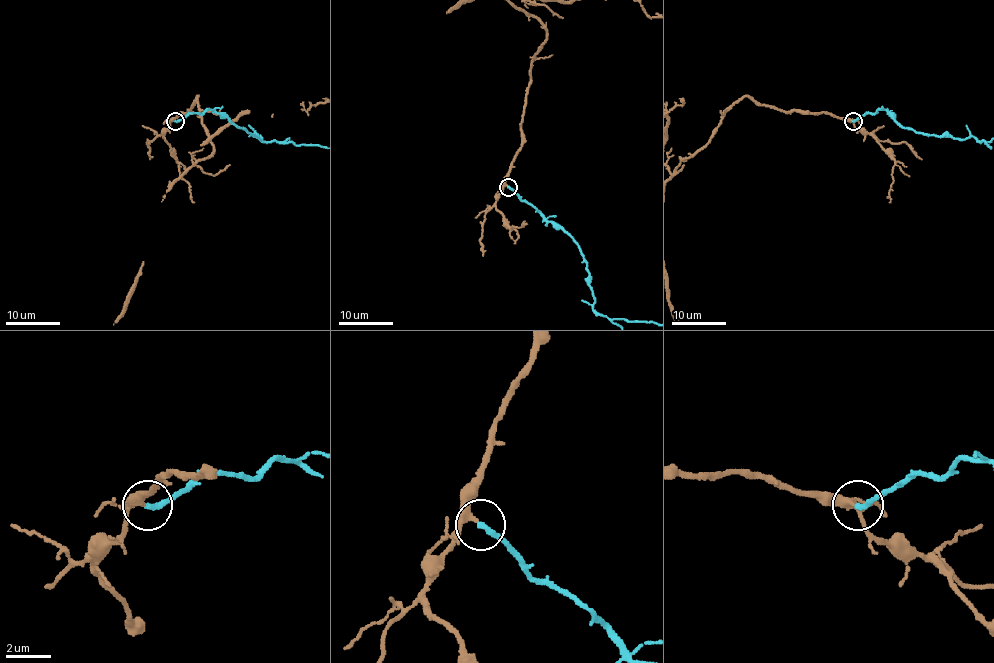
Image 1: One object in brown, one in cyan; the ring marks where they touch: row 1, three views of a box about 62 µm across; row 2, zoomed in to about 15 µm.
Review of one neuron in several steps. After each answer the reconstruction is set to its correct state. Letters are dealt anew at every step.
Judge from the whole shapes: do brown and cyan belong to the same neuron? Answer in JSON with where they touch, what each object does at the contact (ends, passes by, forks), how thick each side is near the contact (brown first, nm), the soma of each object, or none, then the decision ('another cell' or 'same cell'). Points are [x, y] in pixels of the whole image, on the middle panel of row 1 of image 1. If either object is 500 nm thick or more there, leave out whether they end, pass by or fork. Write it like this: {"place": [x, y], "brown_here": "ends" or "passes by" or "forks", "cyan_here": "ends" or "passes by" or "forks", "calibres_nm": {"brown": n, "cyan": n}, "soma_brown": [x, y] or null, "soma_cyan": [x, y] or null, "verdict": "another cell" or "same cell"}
{"place": [508, 187], "brown_here": "passes by", "cyan_here": "ends", "calibres_nm": {"brown": 280, "cyan": 280}, "soma_brown": null, "soma_cyan": null, "verdict": "same cell"}

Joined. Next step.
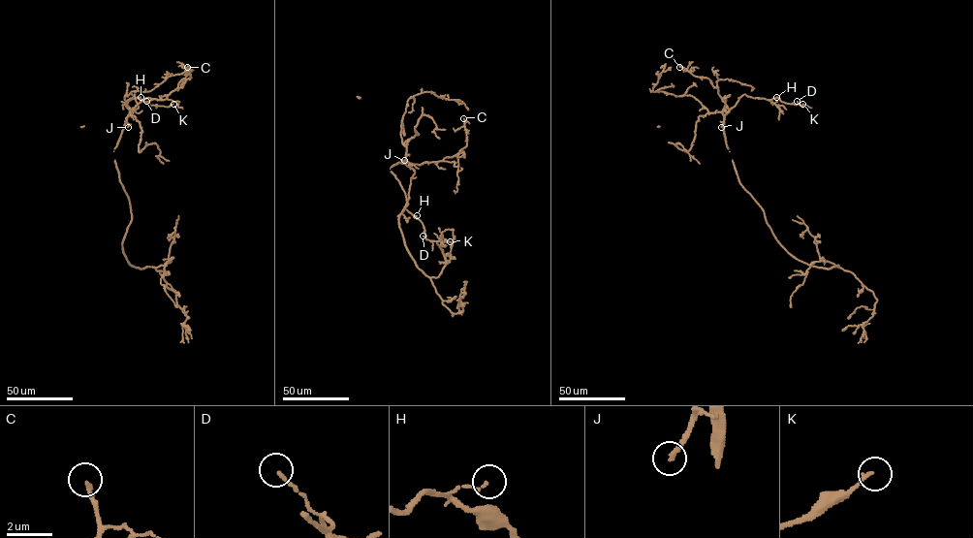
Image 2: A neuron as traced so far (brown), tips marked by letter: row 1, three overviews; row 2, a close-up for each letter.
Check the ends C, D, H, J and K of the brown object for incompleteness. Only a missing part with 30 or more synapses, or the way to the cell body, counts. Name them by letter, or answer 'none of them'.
C, J

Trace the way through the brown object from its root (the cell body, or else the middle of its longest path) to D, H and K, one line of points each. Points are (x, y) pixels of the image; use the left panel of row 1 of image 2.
D: (129, 198), (113, 151), (126, 118), (138, 108), (135, 94), (129, 100), (138, 97), (149, 104), (146, 101)
H: (129, 198), (119, 179), (113, 151), (126, 118), (138, 108), (135, 94), (129, 100), (141, 97)
K: (129, 198), (113, 151), (126, 118), (138, 108), (135, 94), (129, 100), (138, 97), (158, 106), (173, 104)

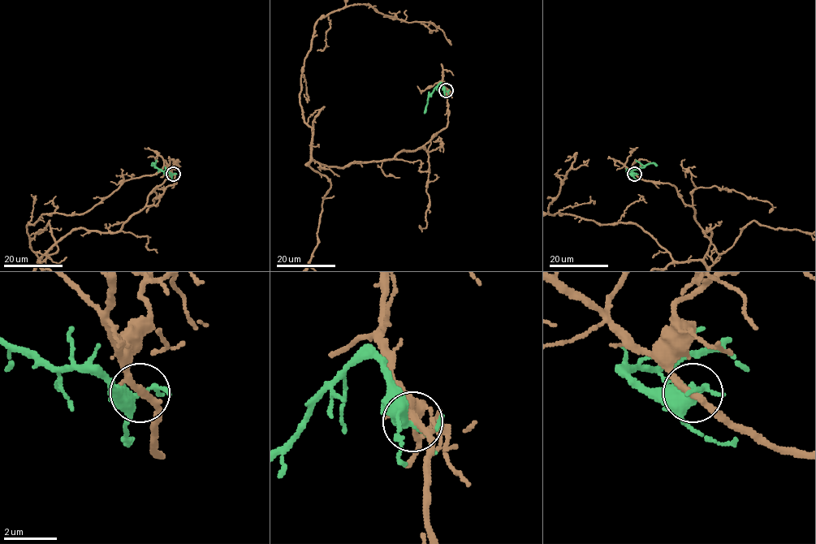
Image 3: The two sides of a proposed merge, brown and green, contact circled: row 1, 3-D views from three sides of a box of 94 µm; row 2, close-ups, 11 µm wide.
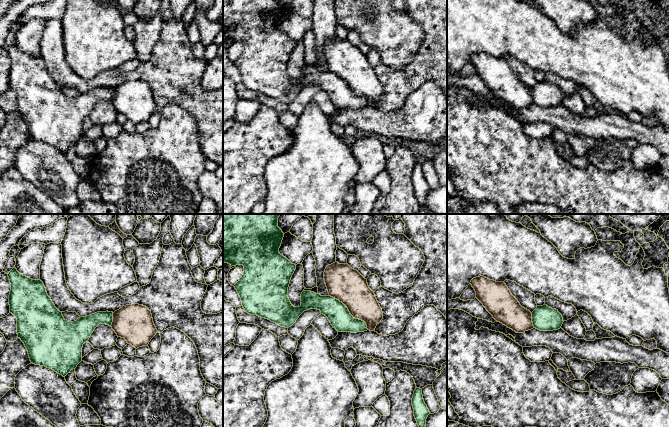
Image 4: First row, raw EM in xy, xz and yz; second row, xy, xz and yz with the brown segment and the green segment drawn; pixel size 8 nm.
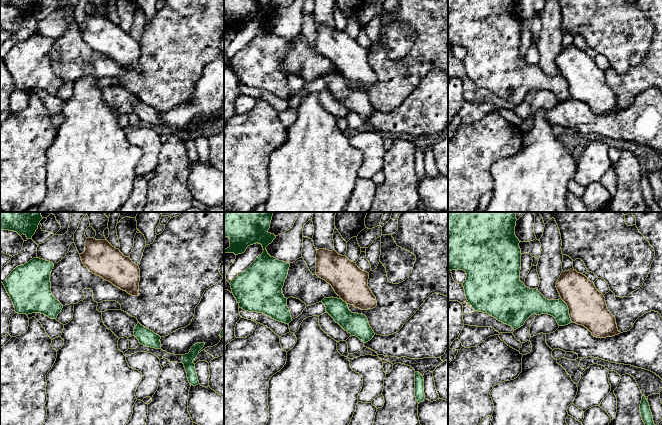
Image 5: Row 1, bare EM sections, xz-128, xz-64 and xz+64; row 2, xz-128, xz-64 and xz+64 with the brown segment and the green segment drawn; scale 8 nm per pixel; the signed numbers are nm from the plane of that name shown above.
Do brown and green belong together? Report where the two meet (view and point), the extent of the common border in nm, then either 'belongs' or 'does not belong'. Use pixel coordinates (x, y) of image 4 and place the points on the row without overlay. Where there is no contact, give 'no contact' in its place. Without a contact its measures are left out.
xz (349, 87) | 420 nm | does not belong

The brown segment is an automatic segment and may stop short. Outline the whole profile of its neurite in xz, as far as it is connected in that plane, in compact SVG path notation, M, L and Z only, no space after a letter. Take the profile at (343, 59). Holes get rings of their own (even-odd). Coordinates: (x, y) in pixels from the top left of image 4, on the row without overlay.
M335 38L326 43L324 56L329 72L342 78L355 95L364 97L368 106L375 107L383 88L367 55L348 40Z

